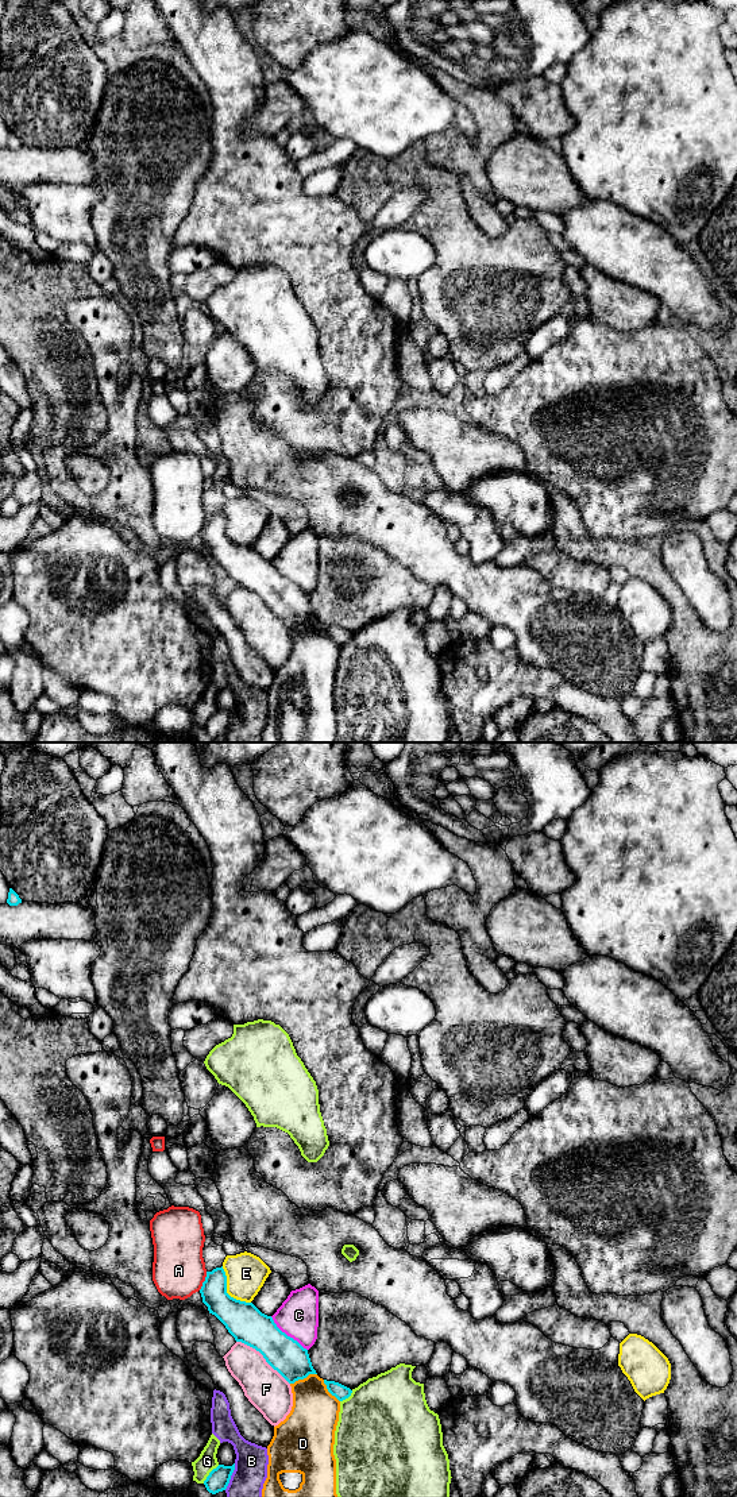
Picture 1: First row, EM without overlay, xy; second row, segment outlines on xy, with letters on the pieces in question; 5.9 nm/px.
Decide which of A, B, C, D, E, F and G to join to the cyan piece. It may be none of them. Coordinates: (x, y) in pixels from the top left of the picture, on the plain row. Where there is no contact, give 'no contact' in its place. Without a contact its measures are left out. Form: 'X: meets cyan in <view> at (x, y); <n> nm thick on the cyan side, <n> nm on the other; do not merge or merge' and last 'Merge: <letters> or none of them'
A: meets cyan in xy at (204, 525); 170 nm thick on the cyan side, 320 nm on the other; do not merge
B: meets cyan in xy at (230, 721); 130 nm thick on the cyan side, 200 nm on the other; do not merge
C: meets cyan in xy at (286, 579); 220 nm thick on the cyan side, 240 nm on the other; do not merge
D: meets cyan in xy at (303, 622); 220 nm thick on the cyan side, 280 nm on the other; do not merge
E: meets cyan in xy at (226, 535); 220 nm thick on the cyan side, 240 nm on the other; do not merge
F: meets cyan in xy at (263, 601); 220 nm thick on the cyan side, 240 nm on the other; do not merge
G: meets cyan in xy at (209, 717); 130 nm thick on the cyan side, 120 nm on the other; do not merge
Merge: none of them

